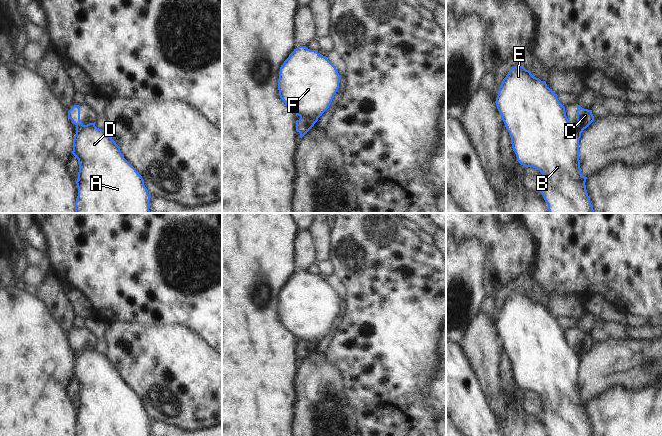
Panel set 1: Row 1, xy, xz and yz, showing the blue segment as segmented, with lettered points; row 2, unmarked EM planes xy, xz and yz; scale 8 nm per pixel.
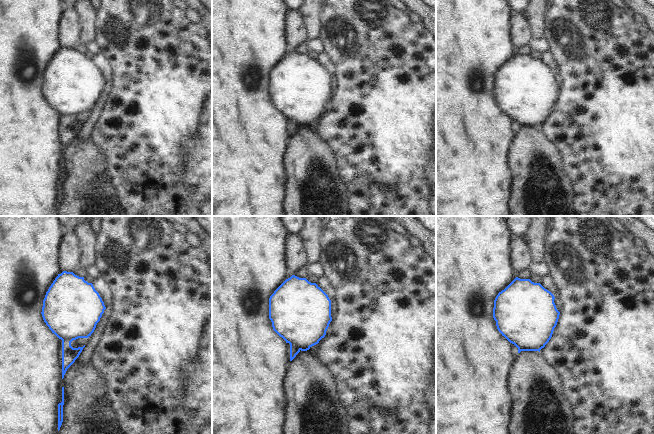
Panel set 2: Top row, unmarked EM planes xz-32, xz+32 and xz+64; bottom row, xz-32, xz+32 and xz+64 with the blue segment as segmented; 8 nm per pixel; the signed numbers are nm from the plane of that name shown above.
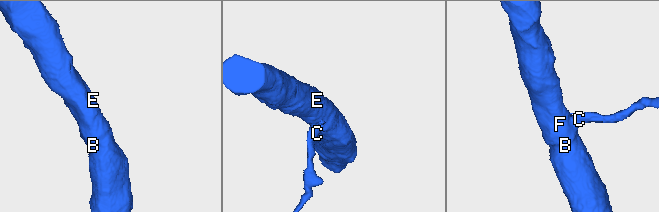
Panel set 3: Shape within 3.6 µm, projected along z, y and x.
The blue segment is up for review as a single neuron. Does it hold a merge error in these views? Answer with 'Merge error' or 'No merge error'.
Merge error.

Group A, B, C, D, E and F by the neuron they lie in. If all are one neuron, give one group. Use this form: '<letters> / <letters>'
A B D E F / C

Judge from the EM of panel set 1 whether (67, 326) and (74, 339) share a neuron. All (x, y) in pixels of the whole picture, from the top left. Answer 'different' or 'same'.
different

